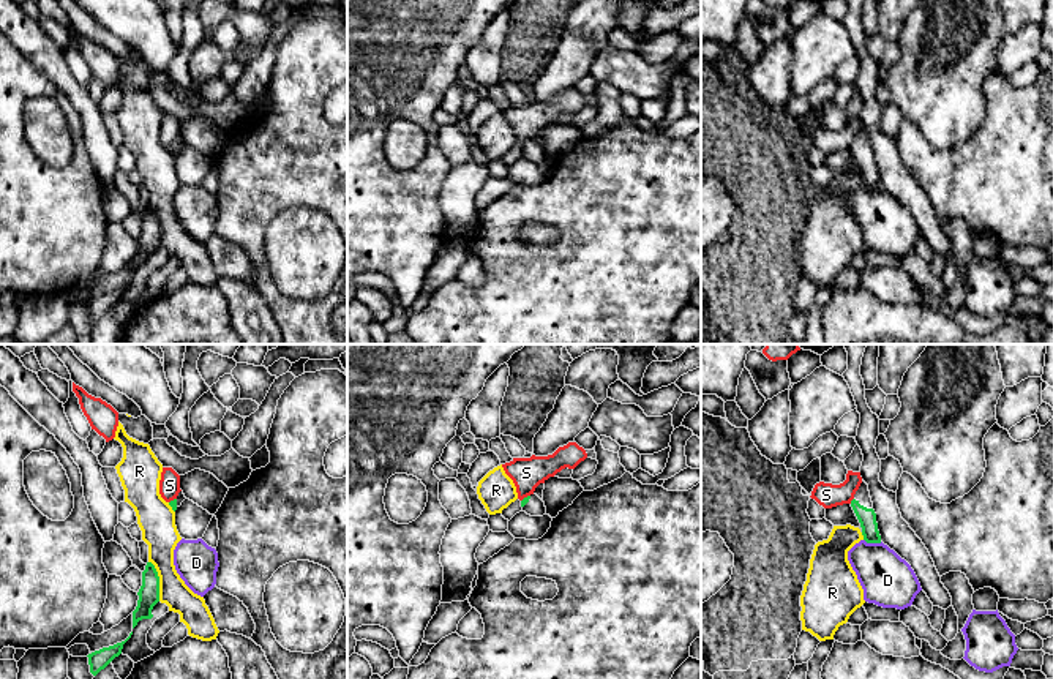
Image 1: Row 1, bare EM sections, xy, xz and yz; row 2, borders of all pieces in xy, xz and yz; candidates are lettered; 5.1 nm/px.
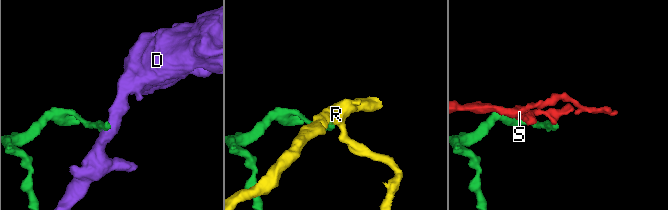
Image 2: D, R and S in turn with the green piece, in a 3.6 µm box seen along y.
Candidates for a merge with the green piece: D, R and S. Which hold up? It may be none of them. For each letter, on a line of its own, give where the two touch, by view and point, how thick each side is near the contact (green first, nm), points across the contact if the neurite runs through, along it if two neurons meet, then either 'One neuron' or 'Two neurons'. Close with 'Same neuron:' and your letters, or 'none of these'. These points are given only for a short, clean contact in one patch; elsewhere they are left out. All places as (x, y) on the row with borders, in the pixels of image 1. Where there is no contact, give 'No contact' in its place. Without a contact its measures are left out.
D: Touches green at yz (873, 542). Thickness 90 nm (green) against 260 nm. Boundary: yz (864, 539), (867, 542), (881, 542). Two neurons
R: Touches green at xy (158, 581). Thickness 110 nm (green) against 180 nm. Boundary: xy (149, 561), (158, 577), (160, 600). Two neurons
S: Touches green at yz (851, 501). Thickness 90 nm (green) against 120 nm. Boundary: yz (853, 498), (850, 502). Two neurons
Same neuron: none of these

